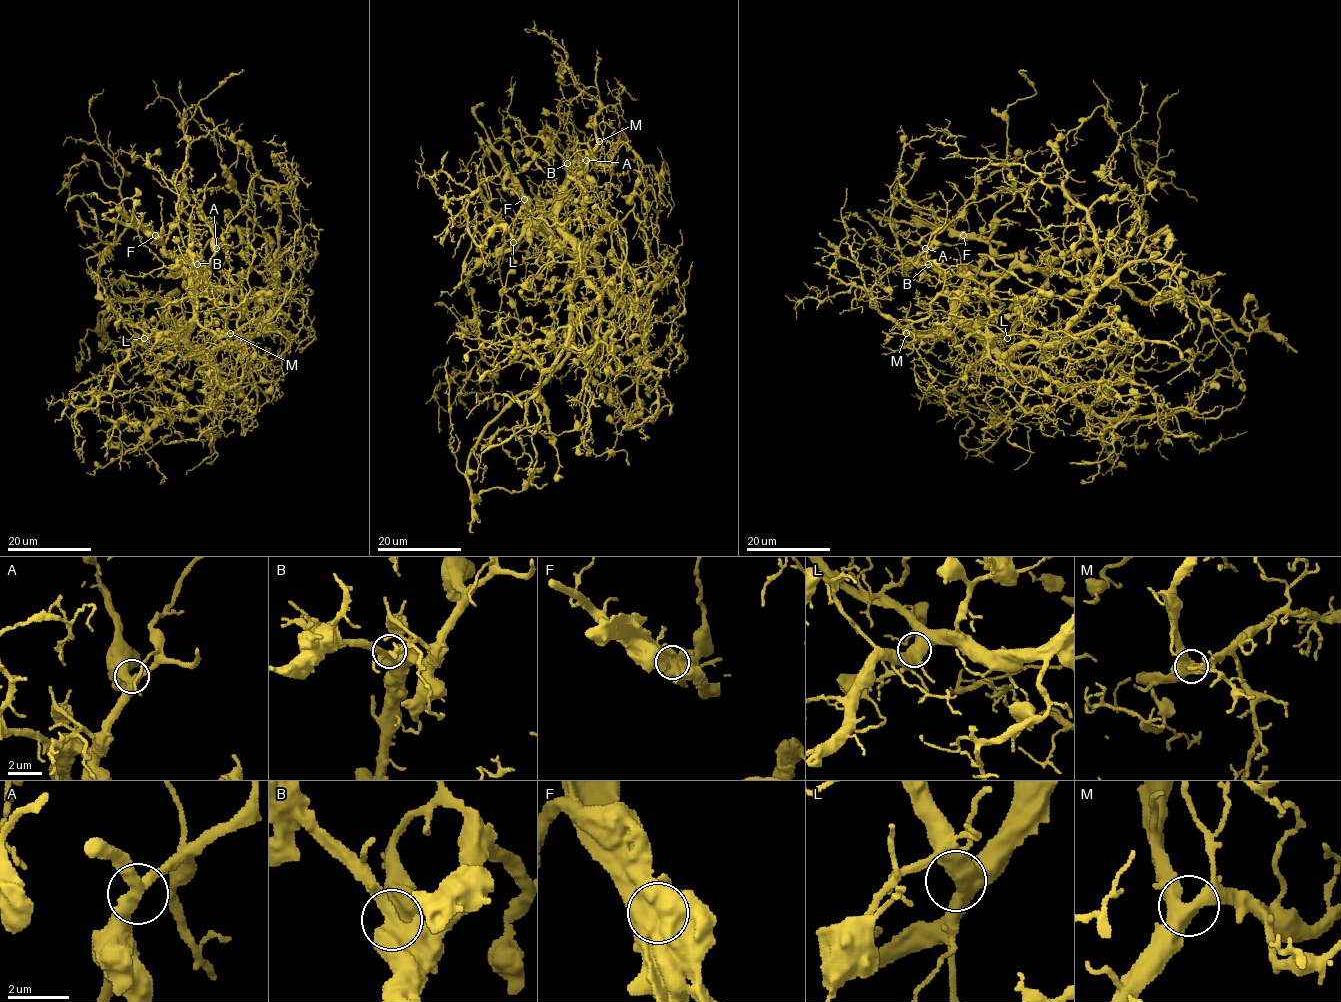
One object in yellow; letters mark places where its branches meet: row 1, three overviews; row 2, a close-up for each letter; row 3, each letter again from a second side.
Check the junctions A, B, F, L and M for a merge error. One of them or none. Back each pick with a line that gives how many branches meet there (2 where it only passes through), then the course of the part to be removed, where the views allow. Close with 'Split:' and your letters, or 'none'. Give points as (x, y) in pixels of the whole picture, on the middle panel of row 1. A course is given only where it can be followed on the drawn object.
F: 3 branches meet; foreign part runs (524, 199), (518, 181), (477, 119), (475, 109), (484, 104)
Split: F

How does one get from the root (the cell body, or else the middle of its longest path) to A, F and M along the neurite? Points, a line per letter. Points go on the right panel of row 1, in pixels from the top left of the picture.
A: (957, 317), (957, 301), (950, 294), (947, 283), (931, 267), (920, 262), (920, 254), (925, 248)
F: (957, 317), (964, 272), (971, 267), (975, 278), (990, 256), (1008, 255), (998, 256), (984, 242), (964, 235)
M: (957, 317), (930, 335), (906, 333)

